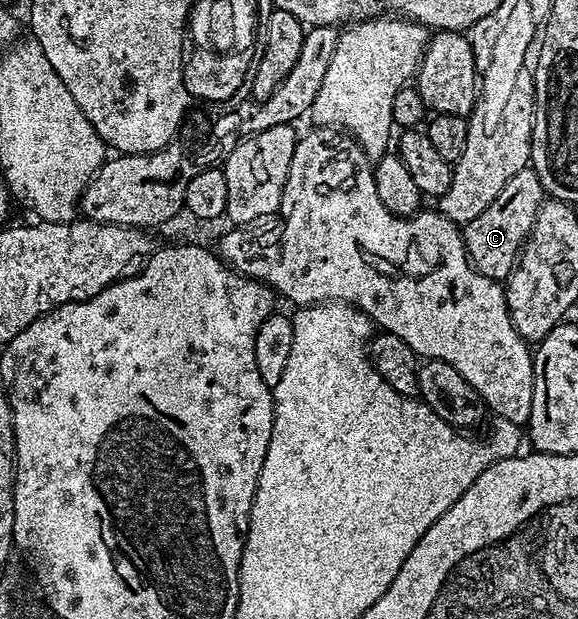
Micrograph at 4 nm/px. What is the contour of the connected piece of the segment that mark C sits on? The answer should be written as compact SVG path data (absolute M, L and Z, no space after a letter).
M529 167L518 171L518 175L498 191L498 199L494 199L478 219L470 219L470 223L463 226L464 246L472 266L492 281L503 282L508 278L516 268L520 250L528 240L545 200L546 194L535 169Z

